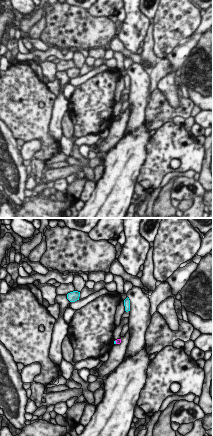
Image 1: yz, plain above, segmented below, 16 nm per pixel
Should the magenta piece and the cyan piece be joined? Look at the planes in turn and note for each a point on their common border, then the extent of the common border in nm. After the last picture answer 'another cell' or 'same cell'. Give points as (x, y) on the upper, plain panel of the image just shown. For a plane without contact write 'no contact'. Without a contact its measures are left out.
(116, 118) | 70 nm

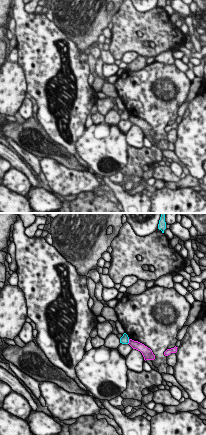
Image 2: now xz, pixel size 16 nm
(129, 117) | 90 nm

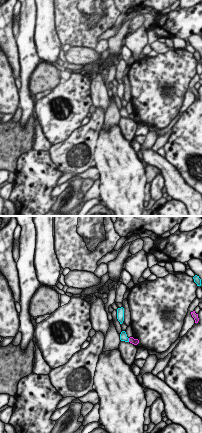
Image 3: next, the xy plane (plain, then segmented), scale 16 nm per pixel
(129, 116) | 70 nm

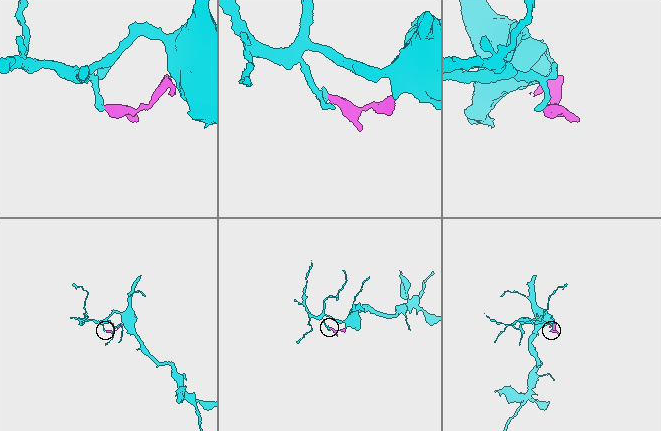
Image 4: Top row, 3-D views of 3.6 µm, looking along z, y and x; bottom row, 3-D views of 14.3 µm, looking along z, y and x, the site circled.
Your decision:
another cell

